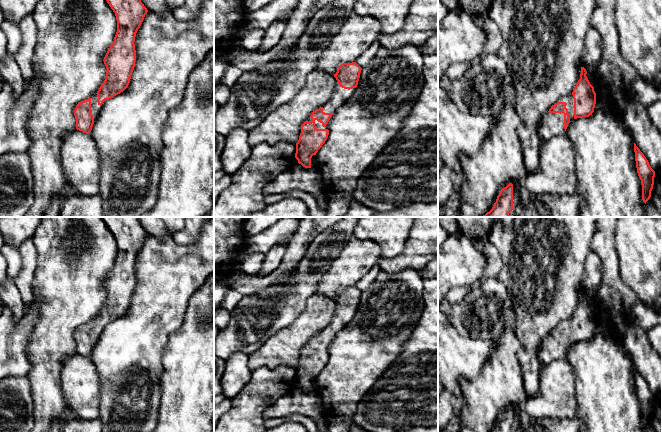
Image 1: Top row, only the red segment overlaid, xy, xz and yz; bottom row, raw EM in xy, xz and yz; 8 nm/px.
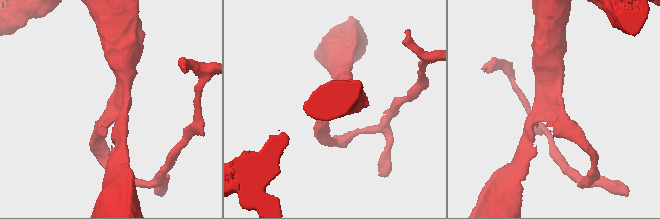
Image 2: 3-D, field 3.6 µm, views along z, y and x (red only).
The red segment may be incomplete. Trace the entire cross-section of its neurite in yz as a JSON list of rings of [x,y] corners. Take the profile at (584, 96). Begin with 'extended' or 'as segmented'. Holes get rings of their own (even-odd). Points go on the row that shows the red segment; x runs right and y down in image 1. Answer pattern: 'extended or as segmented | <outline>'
extended | [[[581,67],[580,79],[572,94],[561,97],[542,116],[537,129],[541,143],[564,134],[568,124],[574,119],[589,117],[594,112],[596,93],[586,74],[586,69]]]

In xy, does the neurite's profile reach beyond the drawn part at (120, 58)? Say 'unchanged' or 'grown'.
grown

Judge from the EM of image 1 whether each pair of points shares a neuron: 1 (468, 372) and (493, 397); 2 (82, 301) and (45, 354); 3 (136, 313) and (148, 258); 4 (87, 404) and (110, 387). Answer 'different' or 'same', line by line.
1: different
2: same
3: same
4: different

